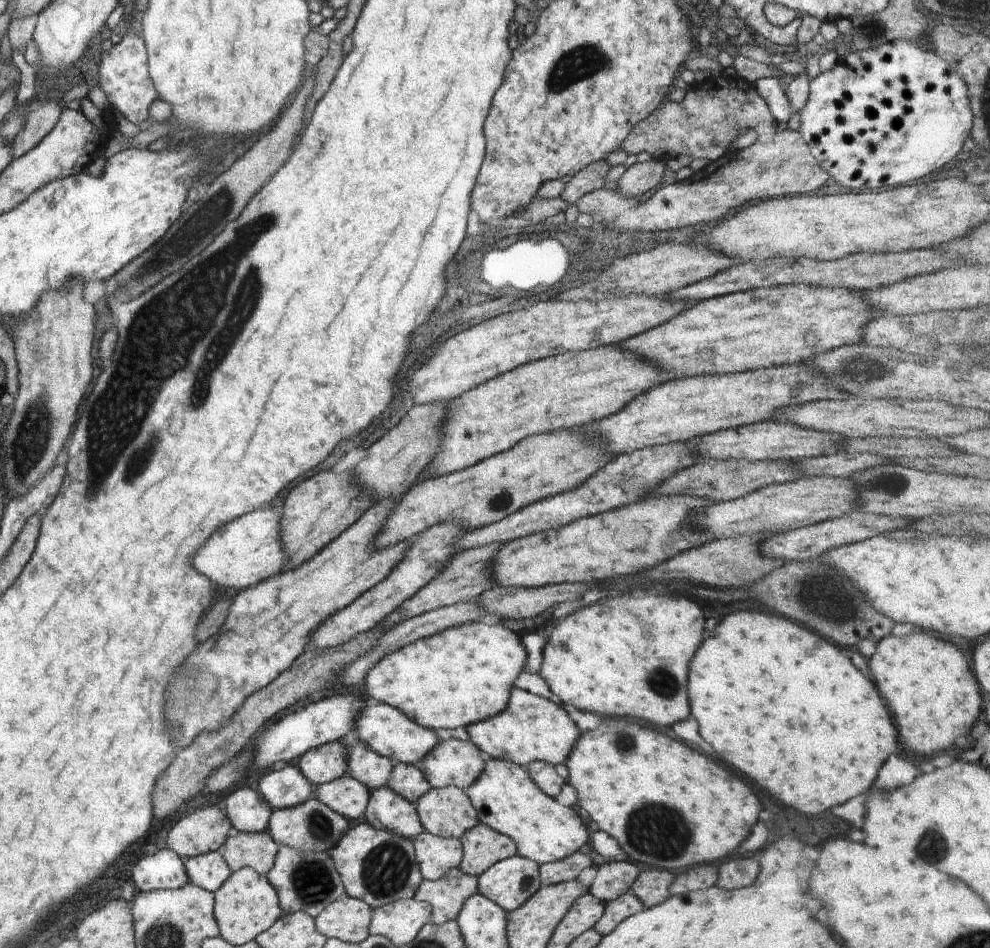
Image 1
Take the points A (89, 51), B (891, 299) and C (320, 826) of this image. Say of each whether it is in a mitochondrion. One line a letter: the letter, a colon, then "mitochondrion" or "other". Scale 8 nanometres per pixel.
A: other
B: other
C: mitochondrion

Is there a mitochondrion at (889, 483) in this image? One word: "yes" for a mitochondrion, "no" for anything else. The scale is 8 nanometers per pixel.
yes

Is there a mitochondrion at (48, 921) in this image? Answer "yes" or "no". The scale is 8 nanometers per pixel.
no

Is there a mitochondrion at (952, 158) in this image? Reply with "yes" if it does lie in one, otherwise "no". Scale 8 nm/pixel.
no

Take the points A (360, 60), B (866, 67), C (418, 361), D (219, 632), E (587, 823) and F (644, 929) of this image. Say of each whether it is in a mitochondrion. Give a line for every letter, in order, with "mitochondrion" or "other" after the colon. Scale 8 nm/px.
A: other
B: other
C: other
D: other
E: other
F: other

